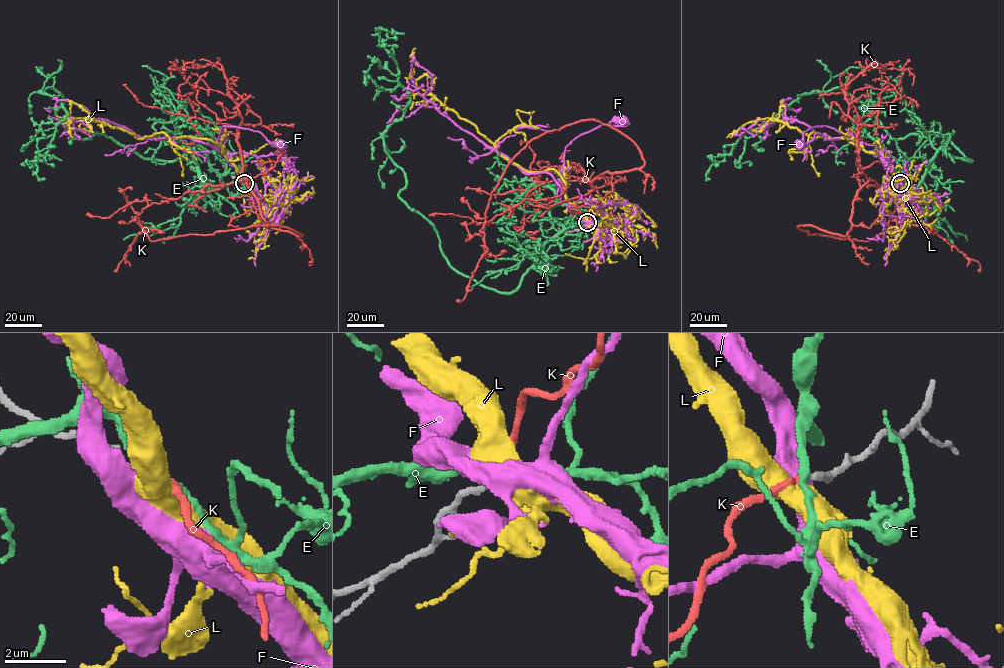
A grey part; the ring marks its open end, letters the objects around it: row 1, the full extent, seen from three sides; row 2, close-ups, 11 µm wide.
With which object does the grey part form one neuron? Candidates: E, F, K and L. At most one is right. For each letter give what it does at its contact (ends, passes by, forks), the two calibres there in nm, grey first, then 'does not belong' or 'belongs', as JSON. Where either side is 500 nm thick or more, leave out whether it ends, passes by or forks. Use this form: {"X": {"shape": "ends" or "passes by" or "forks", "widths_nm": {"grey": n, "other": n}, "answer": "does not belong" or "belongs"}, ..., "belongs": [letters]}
{"E": {"shape": "passes by", "widths_nm": {"grey": 260, "other": 280}, "answer": "does not belong"}, "F": {"widths_nm": {"grey": 260, "other": 650}, "answer": "does not belong"}, "K": {"shape": "ends", "widths_nm": {"grey": 260, "other": 220}, "answer": "belongs"}, "L": {"widths_nm": {"grey": 260, "other": 600}, "answer": "does not belong"}, "belongs": ["K"]}

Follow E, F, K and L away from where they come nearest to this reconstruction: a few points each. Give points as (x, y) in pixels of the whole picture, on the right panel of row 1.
E: (900, 183), (917, 186), (940, 149), (971, 161), (938, 134), (892, 139), (842, 88), (746, 131), (710, 179)
F: (900, 183), (879, 145), (866, 144), (825, 126), (804, 132), (798, 144)
K: (900, 183), (869, 228), (843, 236), (798, 227), (869, 241), (911, 222), (862, 179)
L: (900, 183), (882, 151), (864, 151), (848, 140), (850, 137), (811, 138), (767, 118), (744, 124), (726, 137)

